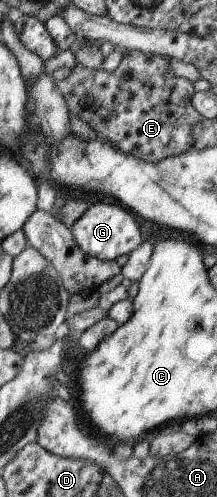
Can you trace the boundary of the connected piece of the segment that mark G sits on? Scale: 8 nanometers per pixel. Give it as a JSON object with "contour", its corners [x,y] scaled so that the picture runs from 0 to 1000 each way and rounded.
{"contour":[[[424,402],[424,414],[401,419],[327,455],[327,469],[392,513],[456,519],[475,525],[525,525],[525,519],[608,507],[645,489],[645,463],[627,443],[590,423],[544,410]]]}

